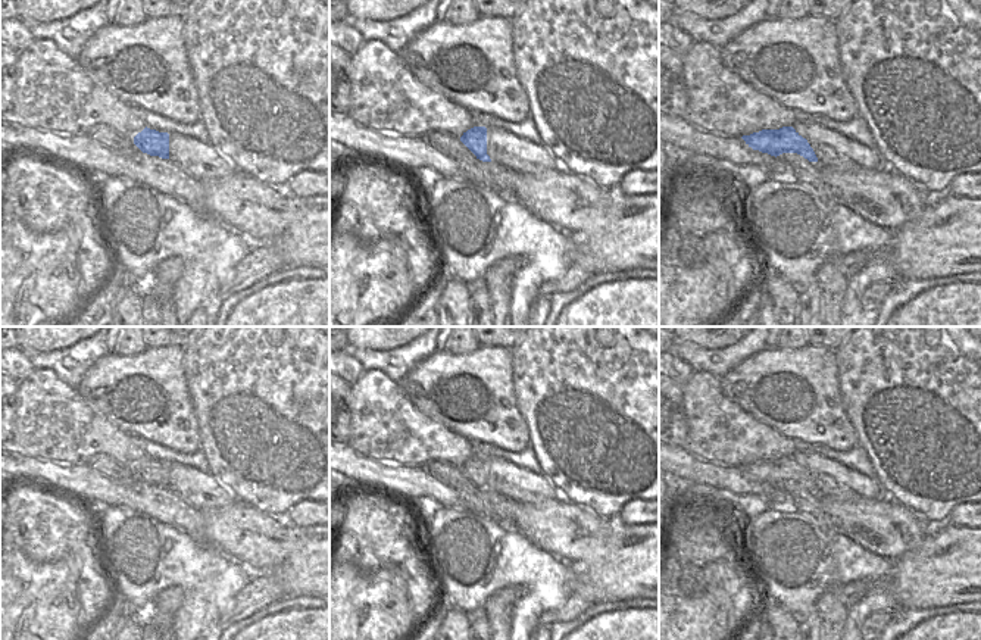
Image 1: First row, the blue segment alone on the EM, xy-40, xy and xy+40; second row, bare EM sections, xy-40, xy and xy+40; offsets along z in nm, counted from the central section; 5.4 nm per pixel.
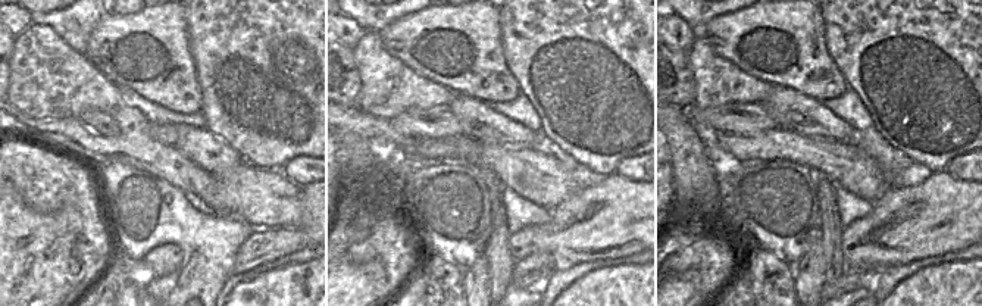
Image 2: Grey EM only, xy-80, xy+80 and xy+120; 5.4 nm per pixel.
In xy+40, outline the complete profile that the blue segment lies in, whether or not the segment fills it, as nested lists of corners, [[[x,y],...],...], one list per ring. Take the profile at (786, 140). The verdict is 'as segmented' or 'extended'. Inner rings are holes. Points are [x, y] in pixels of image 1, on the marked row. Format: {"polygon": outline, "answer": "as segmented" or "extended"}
{"polygon": [[[782,127],[780,129],[762,129],[750,135],[741,137],[749,147],[780,156],[782,153],[797,153],[809,162],[818,162],[818,157],[807,143],[793,127]]], "answer": "as segmented"}

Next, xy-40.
{"polygon": [[[144,128],[134,137],[134,144],[150,156],[169,159],[169,134],[156,129]]], "answer": "as segmented"}

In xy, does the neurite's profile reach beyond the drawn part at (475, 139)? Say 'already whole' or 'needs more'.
already whole

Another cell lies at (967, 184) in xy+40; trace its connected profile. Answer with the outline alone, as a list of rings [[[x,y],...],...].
[[[981,172],[956,177],[949,187],[949,193],[956,197],[981,197]]]

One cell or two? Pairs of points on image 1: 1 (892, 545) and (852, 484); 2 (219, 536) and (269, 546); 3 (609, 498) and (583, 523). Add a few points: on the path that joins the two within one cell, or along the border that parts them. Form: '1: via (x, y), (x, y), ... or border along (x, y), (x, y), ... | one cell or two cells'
1: border along (827, 496), (839, 499), (887, 498) | two cells
2: via (231, 536), (238, 543), (258, 543) | one cell
3: border along (562, 499), (581, 505), (608, 520) | two cells

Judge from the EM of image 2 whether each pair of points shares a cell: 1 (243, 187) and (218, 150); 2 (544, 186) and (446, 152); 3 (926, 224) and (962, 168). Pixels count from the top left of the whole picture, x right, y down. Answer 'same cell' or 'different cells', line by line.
1: different cells
2: same cell
3: different cells

